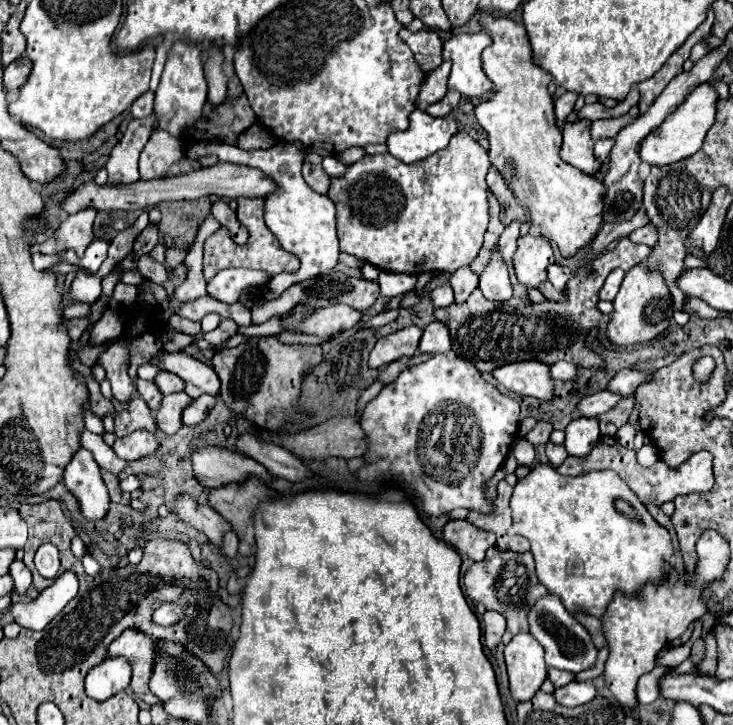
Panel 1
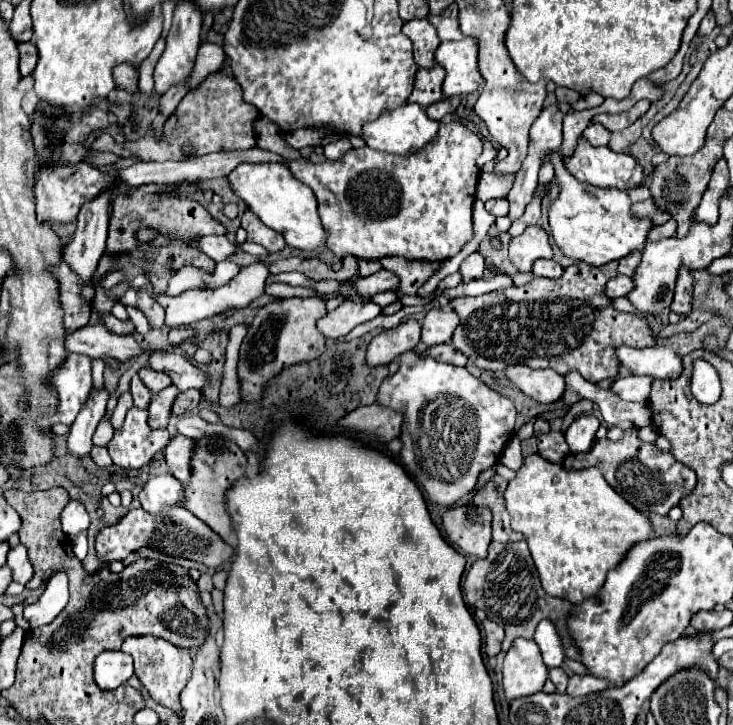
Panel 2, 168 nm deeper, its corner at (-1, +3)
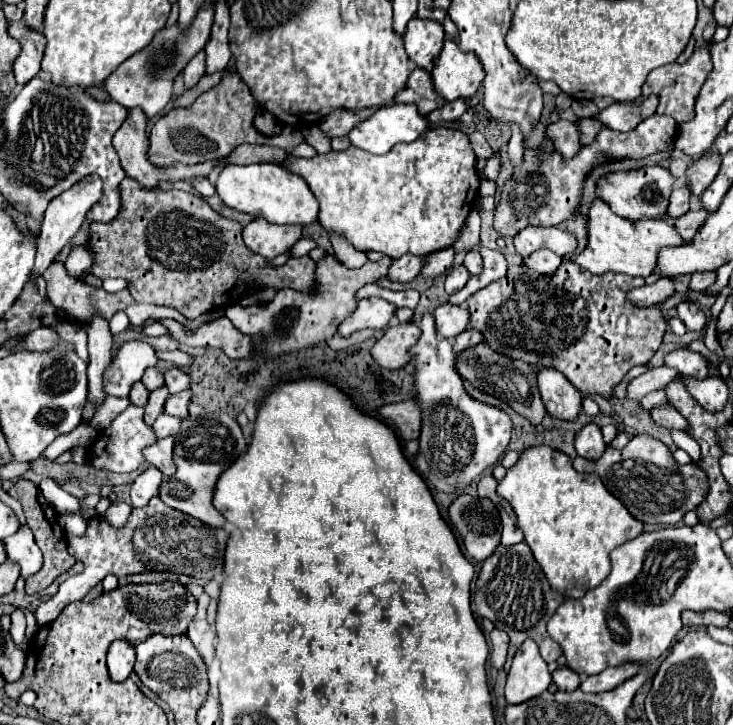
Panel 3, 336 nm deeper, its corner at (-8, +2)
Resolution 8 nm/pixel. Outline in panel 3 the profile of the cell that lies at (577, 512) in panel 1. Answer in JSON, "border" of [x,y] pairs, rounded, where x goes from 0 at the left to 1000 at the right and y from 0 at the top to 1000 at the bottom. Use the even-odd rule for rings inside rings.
{"border":[[[726,614],[709,625],[701,644],[690,650],[690,658],[677,674],[707,710],[707,724],[715,732],[715,749],[726,757],[729,771],[737,777],[753,812],[764,815],[769,823],[791,826],[797,818],[819,807],[832,790],[832,760],[876,735],[876,721],[868,719],[840,686],[835,686],[819,658],[789,652],[772,625],[753,619],[748,614]]]}

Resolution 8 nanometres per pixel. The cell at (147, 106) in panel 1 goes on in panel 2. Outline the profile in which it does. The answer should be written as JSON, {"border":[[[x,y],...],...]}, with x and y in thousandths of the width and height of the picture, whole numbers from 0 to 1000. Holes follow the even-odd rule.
{"border":[[[220,52],[211,61],[203,80],[190,91],[190,130],[198,130],[198,132],[209,130],[209,97],[211,97],[211,88],[214,88],[217,77],[222,74],[222,69],[225,69],[225,55]]]}

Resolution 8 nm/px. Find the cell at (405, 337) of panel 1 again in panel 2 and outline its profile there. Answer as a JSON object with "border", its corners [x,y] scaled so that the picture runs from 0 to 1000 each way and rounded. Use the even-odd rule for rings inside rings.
{"border":[[[558,439],[533,455],[523,455],[506,469],[501,480],[501,502],[503,505],[531,502],[550,486],[566,483],[572,472],[574,472],[574,447]]]}

